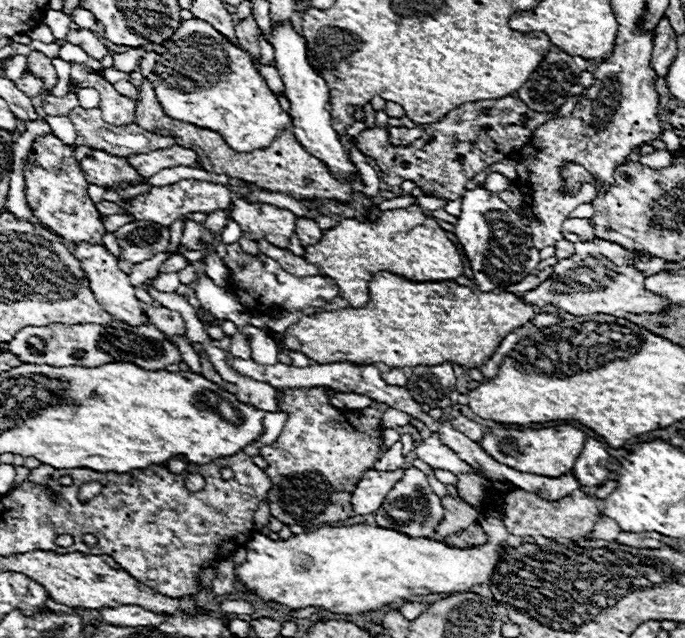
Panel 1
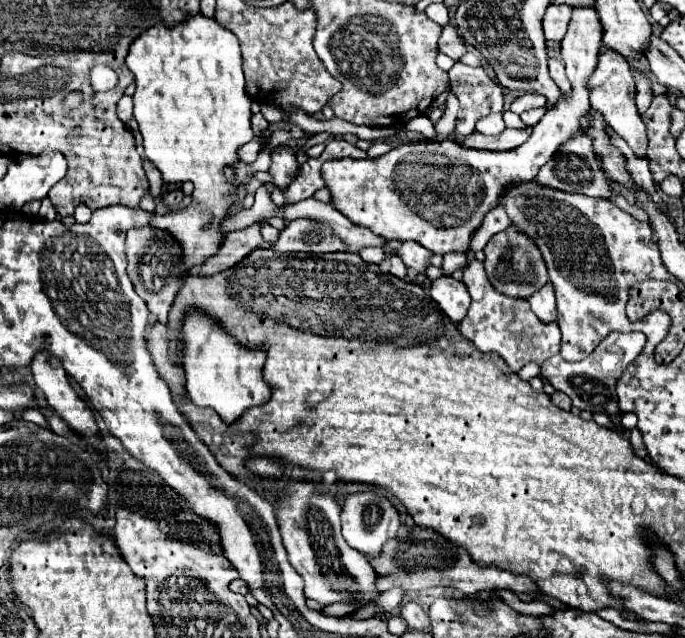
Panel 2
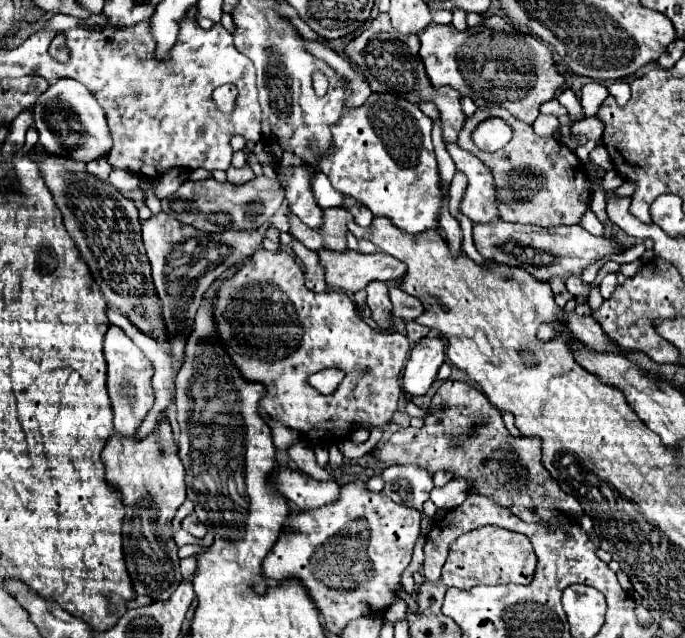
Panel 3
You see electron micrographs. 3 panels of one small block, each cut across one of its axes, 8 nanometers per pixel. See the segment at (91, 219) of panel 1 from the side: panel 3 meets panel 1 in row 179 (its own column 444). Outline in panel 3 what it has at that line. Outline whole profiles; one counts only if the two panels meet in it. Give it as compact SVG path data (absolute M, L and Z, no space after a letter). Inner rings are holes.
M500 16L486 18L476 28L468 28L464 32L458 32L452 24L430 24L426 30L420 32L420 56L426 66L426 74L432 82L432 86L452 86L462 96L472 96L476 106L502 106L506 108L516 120L532 124L538 116L538 106L546 100L552 100L556 96L556 90L564 86L564 76L556 70L552 54L544 42L534 38L532 34L518 32L512 24L508 24Z

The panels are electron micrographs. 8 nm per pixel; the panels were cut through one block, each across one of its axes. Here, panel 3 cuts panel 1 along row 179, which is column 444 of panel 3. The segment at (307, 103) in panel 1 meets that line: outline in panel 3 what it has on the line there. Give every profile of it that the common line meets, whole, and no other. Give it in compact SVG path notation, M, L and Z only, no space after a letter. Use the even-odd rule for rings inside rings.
M440 336L422 338L410 352L408 364L404 368L402 386L406 394L422 396L428 392L436 380L438 368L446 356L446 342Z

